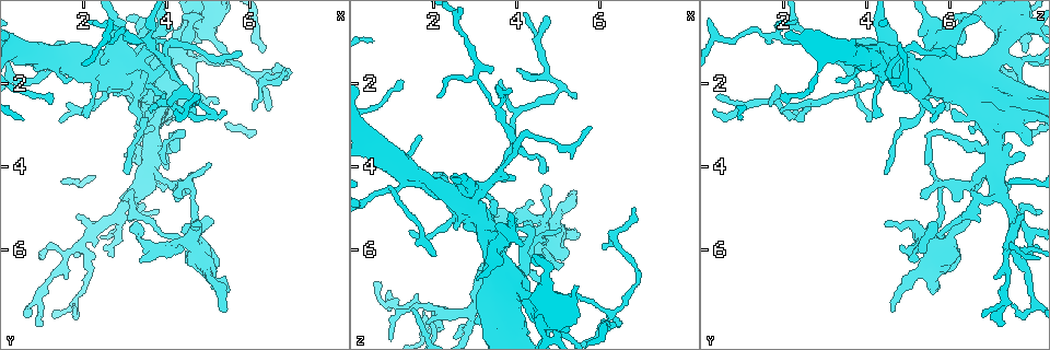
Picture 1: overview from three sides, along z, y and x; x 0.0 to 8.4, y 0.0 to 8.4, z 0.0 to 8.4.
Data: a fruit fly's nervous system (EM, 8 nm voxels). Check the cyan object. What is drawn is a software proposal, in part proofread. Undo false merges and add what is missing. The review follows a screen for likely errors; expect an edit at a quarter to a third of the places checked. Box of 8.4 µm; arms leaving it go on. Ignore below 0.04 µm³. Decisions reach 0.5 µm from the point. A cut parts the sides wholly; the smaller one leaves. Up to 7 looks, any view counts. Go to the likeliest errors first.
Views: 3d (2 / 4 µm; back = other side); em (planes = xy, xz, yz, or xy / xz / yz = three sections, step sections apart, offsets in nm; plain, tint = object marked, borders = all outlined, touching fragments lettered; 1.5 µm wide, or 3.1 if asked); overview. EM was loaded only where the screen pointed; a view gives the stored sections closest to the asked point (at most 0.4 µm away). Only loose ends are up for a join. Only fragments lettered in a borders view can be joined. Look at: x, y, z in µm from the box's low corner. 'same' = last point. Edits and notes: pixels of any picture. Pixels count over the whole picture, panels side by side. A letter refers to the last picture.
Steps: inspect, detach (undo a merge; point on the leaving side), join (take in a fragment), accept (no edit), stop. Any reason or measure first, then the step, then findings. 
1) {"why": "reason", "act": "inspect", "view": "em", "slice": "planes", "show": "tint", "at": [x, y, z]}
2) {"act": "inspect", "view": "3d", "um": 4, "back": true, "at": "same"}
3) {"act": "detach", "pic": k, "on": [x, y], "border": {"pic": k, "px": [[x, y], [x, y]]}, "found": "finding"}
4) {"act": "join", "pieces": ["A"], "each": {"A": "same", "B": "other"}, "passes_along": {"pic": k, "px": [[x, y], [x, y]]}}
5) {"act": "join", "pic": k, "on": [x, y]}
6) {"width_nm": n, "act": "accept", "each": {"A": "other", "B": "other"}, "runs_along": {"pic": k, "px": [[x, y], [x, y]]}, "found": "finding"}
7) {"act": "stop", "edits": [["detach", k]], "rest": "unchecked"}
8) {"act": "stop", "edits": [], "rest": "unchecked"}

{"why": "an open end", "act": "inspect", "view": "em", "slice": "yz", "step": 8, "show": "borders", "at": [5.40, 7.50, 4.60]}

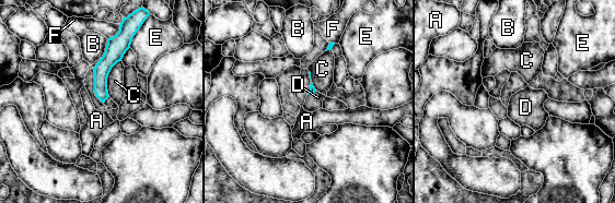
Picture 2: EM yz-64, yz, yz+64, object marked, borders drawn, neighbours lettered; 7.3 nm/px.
{"act": "inspect", "view": "em", "slice": "planes", "show": "borders", "at": "same"}

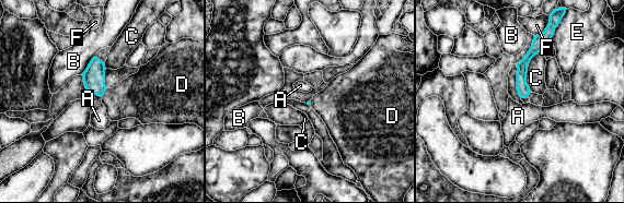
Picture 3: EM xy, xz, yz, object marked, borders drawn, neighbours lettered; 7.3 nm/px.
{"longest_contact_nm": ["C", 320], "act": "join", "pic": 3, "on": [137, 96], "each": {"A": "other", "B": "other", "C": "other", "D": "same", "E": "other", "F": "other"}, "passes_along": {"pic": 3, "px": [[94, 75], [104, 92], [137, 96]]}, "found": "the neuron continues"}

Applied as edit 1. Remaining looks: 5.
{"why": "redraw", "act": "inspect", "view": "overview"}

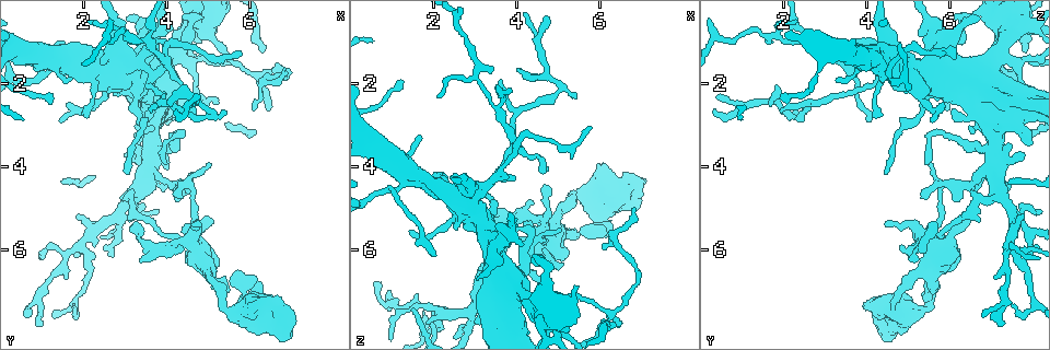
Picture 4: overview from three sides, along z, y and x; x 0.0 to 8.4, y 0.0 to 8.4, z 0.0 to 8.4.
{"act": "inspect", "view": "3d", "um": 4, "at": [4.55, 5.50, 5.65]}

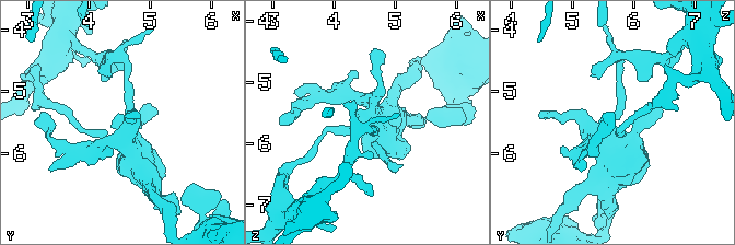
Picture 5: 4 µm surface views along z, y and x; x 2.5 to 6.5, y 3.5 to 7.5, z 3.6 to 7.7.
{"act": "inspect", "view": "em", "slice": "planes", "show": "plain", "at": [4.60, 5.45, 5.65]}

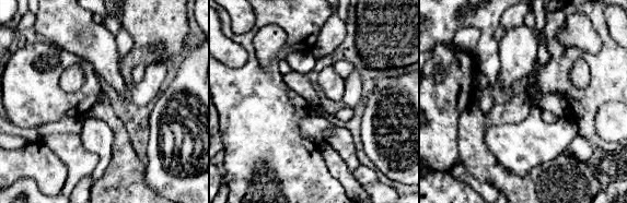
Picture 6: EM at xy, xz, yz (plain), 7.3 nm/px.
{"act": "inspect", "view": "em", "slice": "planes", "show": "borders", "at": "same"}

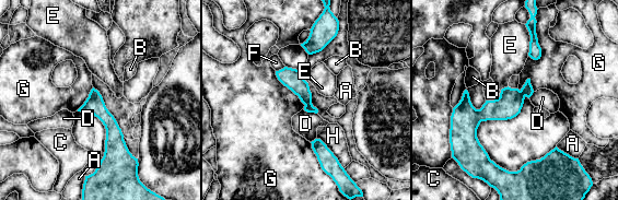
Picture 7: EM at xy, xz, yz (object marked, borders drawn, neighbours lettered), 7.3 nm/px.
{"act": "detach", "pic": 7, "on": [292, 79], "each": {"A": "other", "B": "other", "C": "other", "D": "other", "E": "other", "F": "other", "G": "other", "H": "other"}, "border": {"pic": 7, "px": [[311, 101], [304, 104]]}, "found": "two neurons meet here"}

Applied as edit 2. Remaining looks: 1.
{"act": "stop", "edits": [["join", 3], ["detach", 7]], "rest": "unchecked"}

